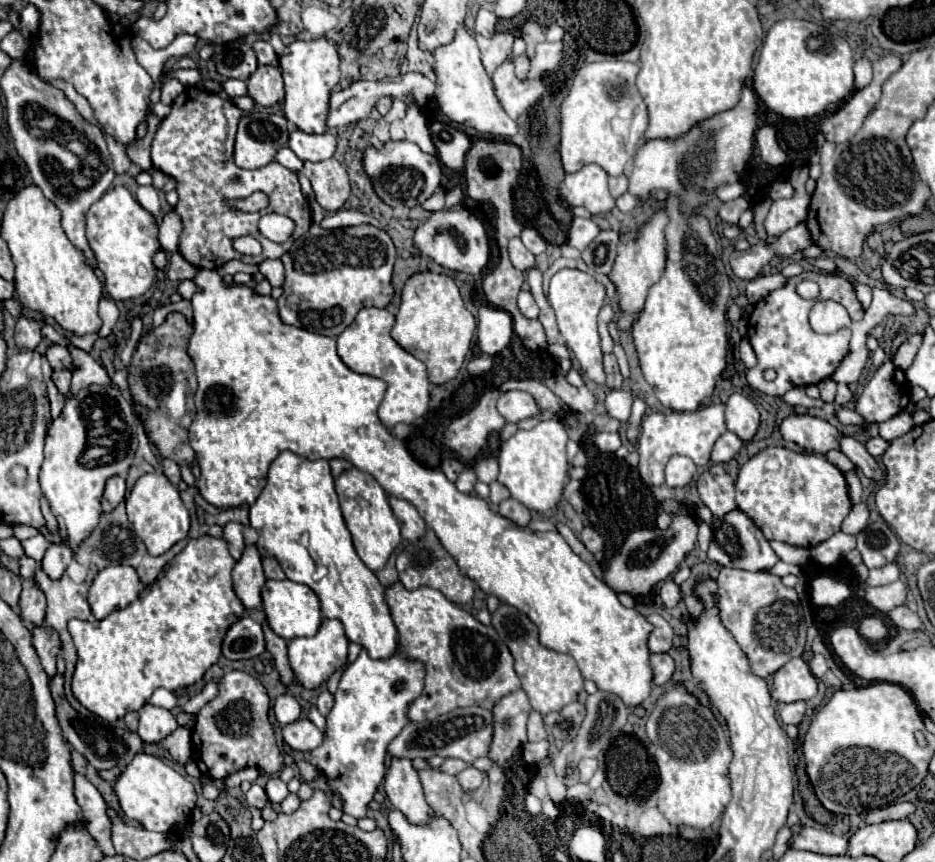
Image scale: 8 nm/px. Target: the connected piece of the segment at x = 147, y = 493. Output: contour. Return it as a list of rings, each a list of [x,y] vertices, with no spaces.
[[[152,472],[138,478],[138,482],[134,484],[128,496],[126,512],[136,536],[146,544],[152,556],[160,556],[168,552],[178,540],[184,540],[188,536],[188,528],[190,528],[188,510],[180,500],[178,488],[162,472]]]

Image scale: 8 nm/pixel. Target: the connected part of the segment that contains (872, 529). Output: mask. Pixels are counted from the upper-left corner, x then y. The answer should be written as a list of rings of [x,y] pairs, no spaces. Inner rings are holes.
[[[872,522],[858,534],[858,550],[868,568],[880,568],[896,562],[900,540],[886,522]]]

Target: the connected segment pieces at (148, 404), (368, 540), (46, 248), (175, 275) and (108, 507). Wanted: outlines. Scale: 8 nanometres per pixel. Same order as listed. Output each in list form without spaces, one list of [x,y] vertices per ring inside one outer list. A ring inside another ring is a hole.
[[[170,312],[162,326],[150,330],[146,336],[140,338],[138,348],[132,356],[132,366],[128,370],[130,372],[128,384],[130,384],[134,408],[140,414],[150,440],[156,444],[158,452],[164,458],[172,458],[180,466],[188,466],[194,460],[194,450],[188,444],[188,428],[196,412],[194,408],[194,392],[196,392],[194,362],[186,354],[190,336],[192,336],[192,326],[186,322],[186,318],[180,312]],[[174,384],[186,386],[186,412],[180,418],[174,418],[168,412],[168,396]]]
[[[350,468],[350,470],[342,472],[342,476],[338,476],[334,480],[334,488],[340,498],[340,508],[342,508],[346,528],[352,534],[354,548],[356,548],[360,560],[374,572],[382,570],[386,560],[390,558],[392,550],[400,544],[400,526],[388,506],[384,490],[376,484],[376,480],[372,476],[360,472],[358,468]]]
[[[24,188],[8,202],[2,218],[2,238],[16,264],[16,298],[26,308],[54,318],[62,330],[76,336],[100,330],[102,320],[98,316],[98,300],[102,296],[102,284],[94,270],[86,266],[82,252],[66,238],[58,208],[42,196],[40,188]]]
[[[174,252],[172,254],[172,258],[170,258],[170,264],[168,264],[168,278],[170,280],[192,280],[194,276],[196,276],[196,268],[190,264],[190,262],[186,262],[184,258],[182,258],[182,254],[180,252]]]
[[[114,476],[114,478],[110,478],[108,484],[106,484],[106,490],[104,490],[102,510],[104,510],[104,512],[112,512],[112,510],[124,500],[124,494],[126,494],[124,478],[122,478],[122,476]]]

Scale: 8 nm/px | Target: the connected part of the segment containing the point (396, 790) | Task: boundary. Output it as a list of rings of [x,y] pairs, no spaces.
[[[392,760],[384,780],[384,790],[390,804],[400,810],[412,824],[426,824],[430,820],[430,806],[424,800],[418,772],[412,768],[410,760]]]

